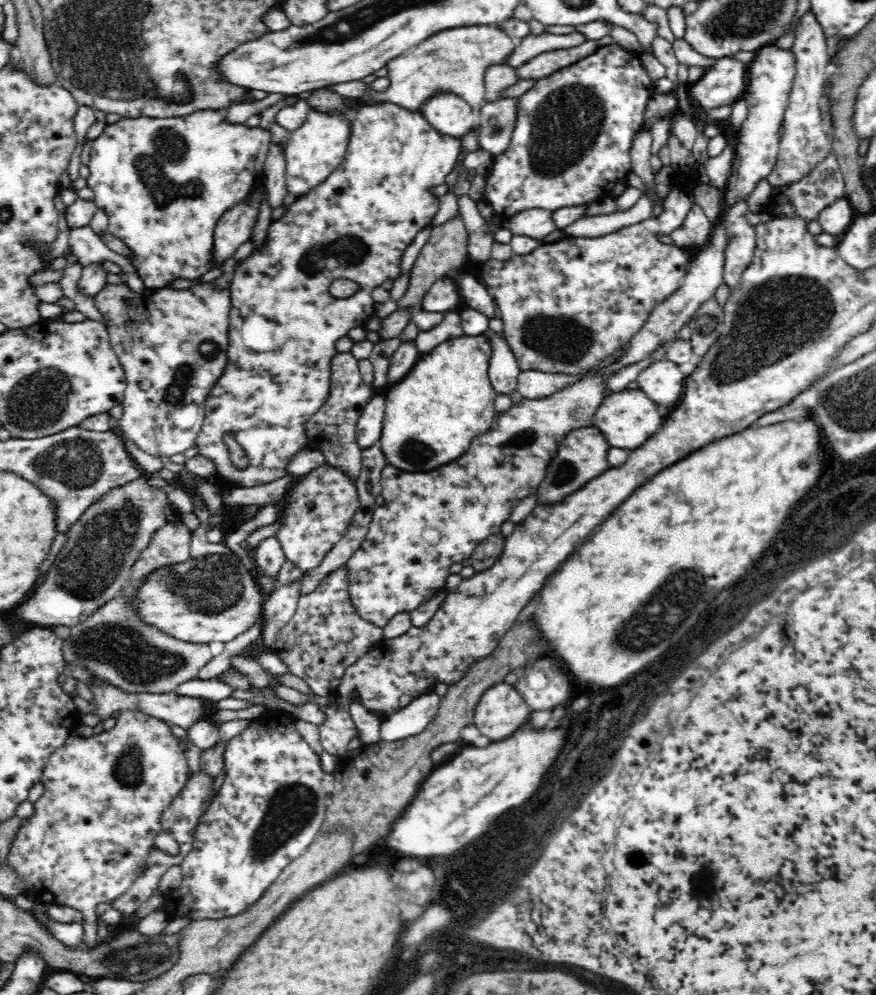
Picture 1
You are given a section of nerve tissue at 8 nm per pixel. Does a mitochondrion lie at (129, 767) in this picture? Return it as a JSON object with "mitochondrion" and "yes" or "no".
{"mitochondrion":"yes"}

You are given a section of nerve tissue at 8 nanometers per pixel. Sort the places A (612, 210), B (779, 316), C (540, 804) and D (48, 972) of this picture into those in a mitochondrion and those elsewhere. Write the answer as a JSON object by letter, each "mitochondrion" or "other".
{"A":"other","B":"mitochondrion","C":"other","D":"other"}

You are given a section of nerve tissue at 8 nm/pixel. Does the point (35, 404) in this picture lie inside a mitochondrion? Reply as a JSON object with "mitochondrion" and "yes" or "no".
{"mitochondrion":"yes"}

